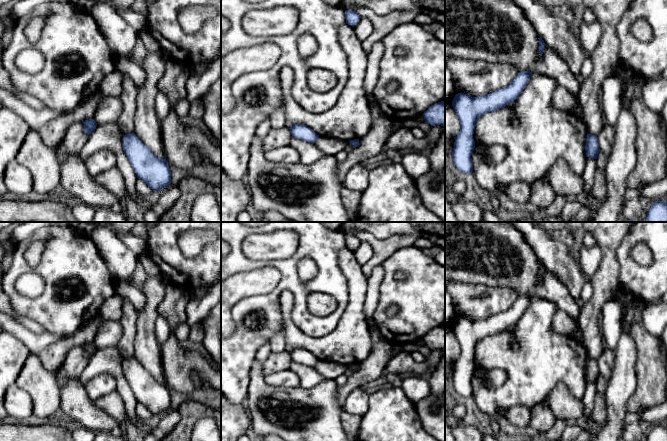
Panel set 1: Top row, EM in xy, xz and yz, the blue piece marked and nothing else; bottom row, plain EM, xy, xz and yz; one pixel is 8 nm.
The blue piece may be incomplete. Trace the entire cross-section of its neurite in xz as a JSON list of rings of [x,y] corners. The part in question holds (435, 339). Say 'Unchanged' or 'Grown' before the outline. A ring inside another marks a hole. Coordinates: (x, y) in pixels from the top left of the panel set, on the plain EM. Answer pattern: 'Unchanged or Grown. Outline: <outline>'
Unchanged. Outline: [[[445,325],[432,329],[423,337],[425,345],[431,350],[445,348]]]

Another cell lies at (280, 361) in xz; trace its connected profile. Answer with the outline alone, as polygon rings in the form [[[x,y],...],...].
[[[284,350],[279,353],[271,353],[263,363],[263,374],[267,375],[272,372],[278,372],[289,369],[292,363],[290,353]]]

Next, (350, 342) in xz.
[[[346,247],[341,249],[338,265],[346,278],[349,300],[336,328],[328,335],[315,338],[299,329],[292,319],[295,305],[292,292],[282,292],[279,302],[285,323],[285,350],[304,348],[319,360],[349,366],[365,360],[372,350],[371,328],[363,313],[368,283],[354,251]]]

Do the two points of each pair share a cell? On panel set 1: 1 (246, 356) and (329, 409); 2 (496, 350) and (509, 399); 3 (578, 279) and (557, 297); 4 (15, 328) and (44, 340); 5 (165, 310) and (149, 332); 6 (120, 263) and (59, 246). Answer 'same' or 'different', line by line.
1: different
2: same
3: different
4: same
5: different
6: different

